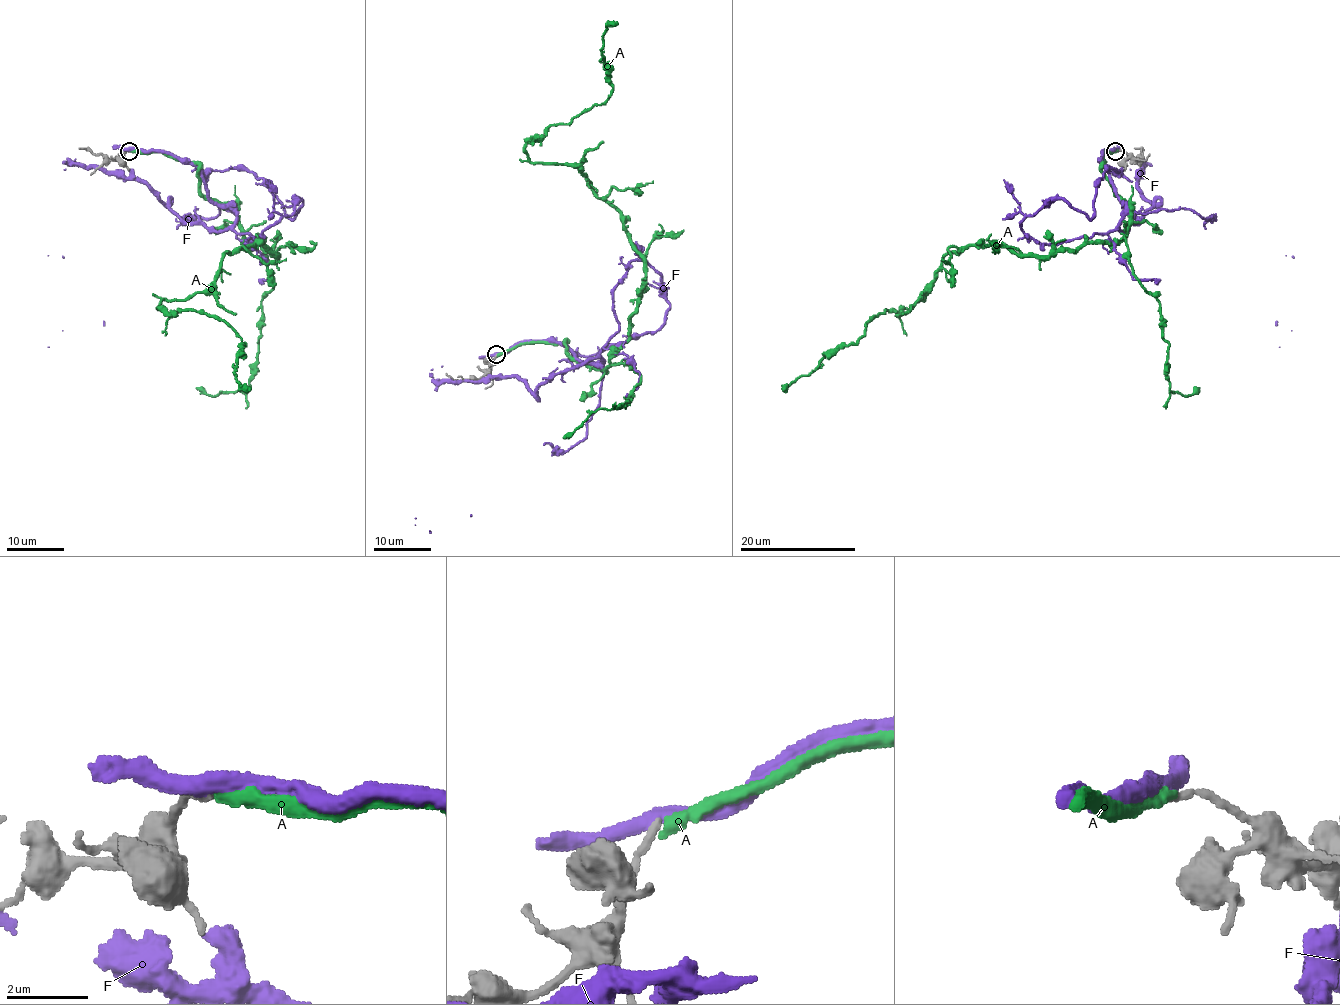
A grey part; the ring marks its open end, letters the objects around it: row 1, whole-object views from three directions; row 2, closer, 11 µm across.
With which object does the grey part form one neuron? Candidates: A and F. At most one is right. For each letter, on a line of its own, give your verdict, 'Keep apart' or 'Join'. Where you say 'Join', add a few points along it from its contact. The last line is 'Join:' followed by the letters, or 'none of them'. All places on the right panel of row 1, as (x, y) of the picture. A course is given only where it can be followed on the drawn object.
A: Keep apart
F: Keep apart
Join: none of them

